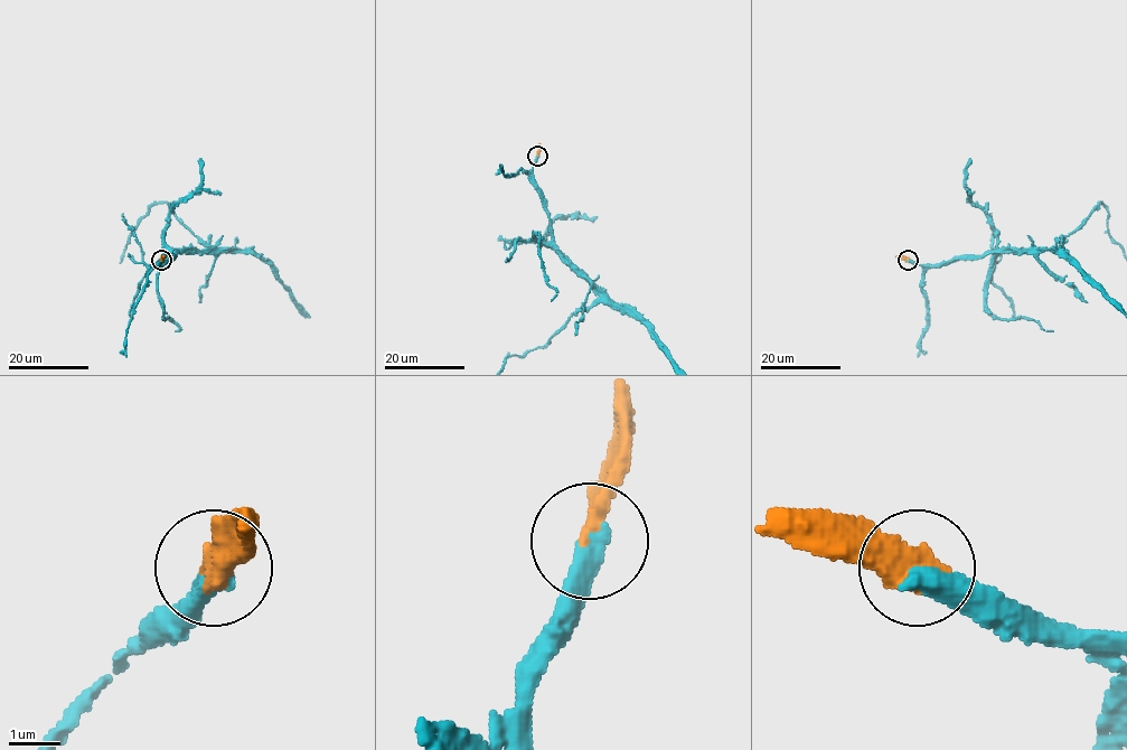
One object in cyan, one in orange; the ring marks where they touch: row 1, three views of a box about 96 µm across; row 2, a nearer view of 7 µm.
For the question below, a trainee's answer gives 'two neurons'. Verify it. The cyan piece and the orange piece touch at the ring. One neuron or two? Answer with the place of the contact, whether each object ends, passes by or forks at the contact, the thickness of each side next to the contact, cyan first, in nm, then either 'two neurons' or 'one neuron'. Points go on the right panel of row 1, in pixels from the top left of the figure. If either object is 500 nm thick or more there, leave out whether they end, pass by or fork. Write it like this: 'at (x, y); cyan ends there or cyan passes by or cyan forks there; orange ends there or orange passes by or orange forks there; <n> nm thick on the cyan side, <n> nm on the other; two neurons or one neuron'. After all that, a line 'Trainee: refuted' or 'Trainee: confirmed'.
at (908, 260); 480 nm thick on the cyan side, 500 nm on the other; one neuron
Trainee: refuted

